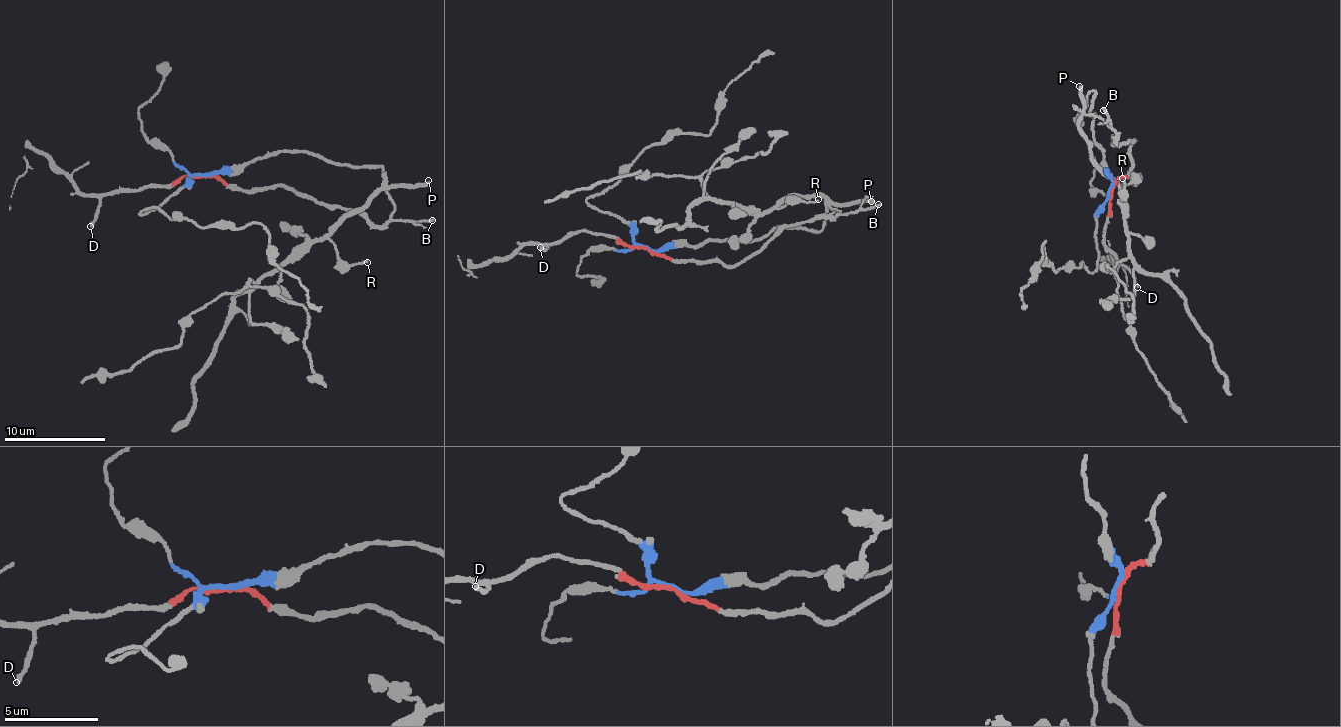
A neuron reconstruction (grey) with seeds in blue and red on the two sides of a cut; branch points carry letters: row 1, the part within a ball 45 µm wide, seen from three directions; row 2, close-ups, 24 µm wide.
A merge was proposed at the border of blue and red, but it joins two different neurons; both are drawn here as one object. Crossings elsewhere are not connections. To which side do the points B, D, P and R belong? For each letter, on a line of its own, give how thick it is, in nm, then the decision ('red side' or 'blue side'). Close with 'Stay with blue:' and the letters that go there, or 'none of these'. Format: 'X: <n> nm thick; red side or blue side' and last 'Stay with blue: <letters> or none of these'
B: 190 nm thick; red side
D: 200 nm thick; red side
P: 320 nm thick; blue side
R: 150 nm thick; blue side
Stay with blue: P, R

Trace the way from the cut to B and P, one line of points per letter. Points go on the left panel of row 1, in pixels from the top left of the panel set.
B: (201, 174), (221, 177), (228, 187), (240, 189), (293, 187), (314, 200), (361, 211), (376, 225), (433, 221)
P: (201, 174), (271, 152), (314, 153), (383, 167), (386, 186), (429, 180)

